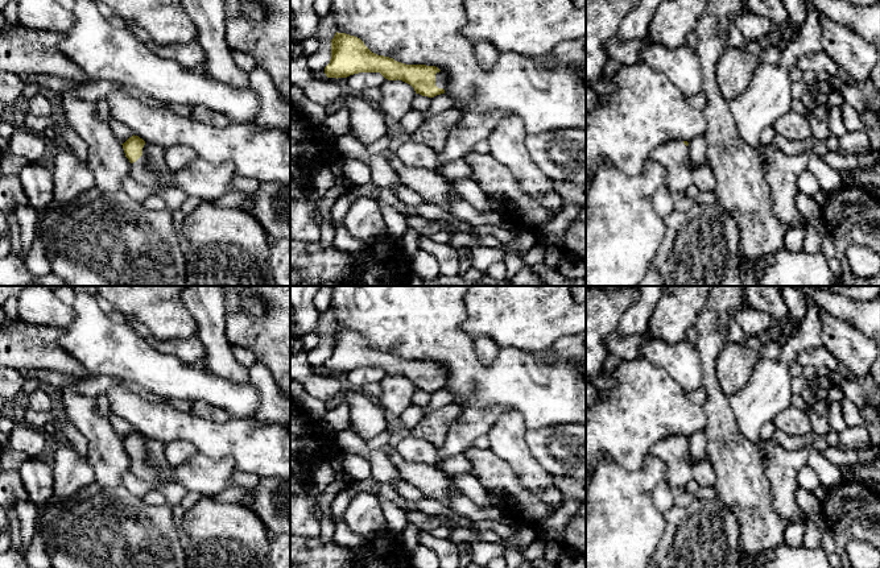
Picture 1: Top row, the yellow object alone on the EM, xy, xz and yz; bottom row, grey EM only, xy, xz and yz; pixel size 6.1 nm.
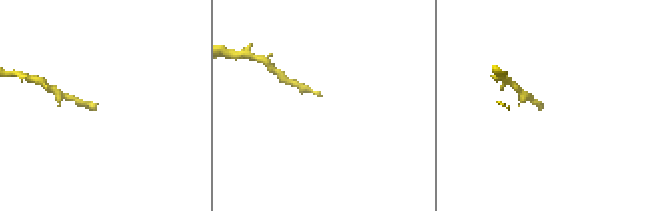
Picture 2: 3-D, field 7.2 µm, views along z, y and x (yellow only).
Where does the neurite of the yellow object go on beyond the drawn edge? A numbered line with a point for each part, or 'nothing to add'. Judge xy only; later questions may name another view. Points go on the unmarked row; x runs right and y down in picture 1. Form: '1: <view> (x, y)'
1: xy (206, 476)

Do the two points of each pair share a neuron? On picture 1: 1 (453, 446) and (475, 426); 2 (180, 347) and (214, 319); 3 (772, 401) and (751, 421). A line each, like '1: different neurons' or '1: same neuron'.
1: same neuron
2: different neurons
3: same neuron

